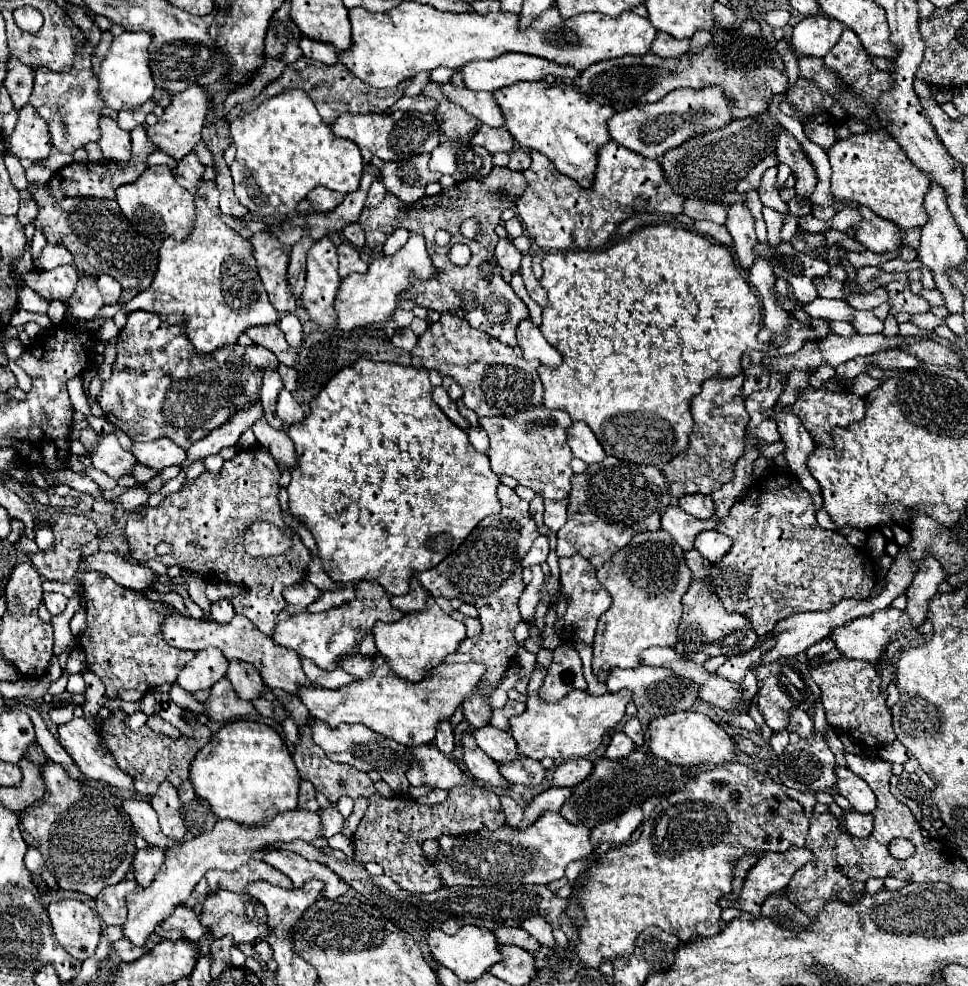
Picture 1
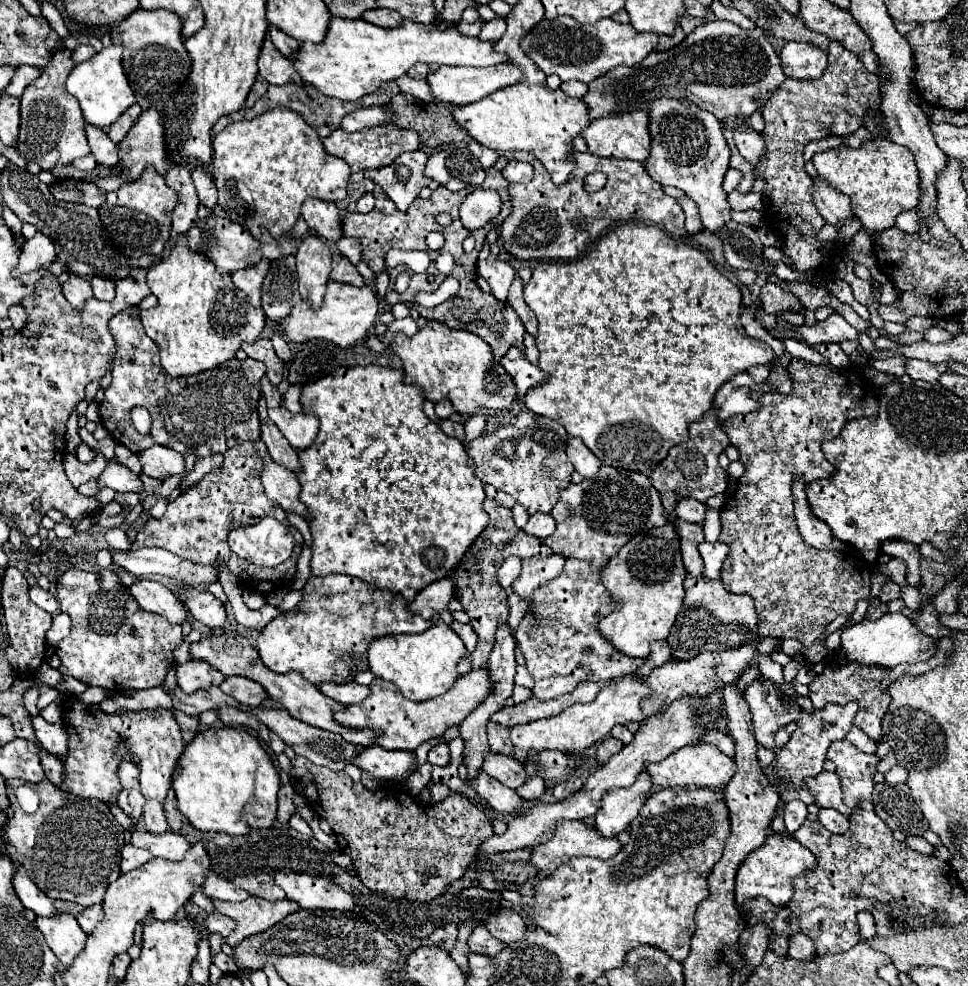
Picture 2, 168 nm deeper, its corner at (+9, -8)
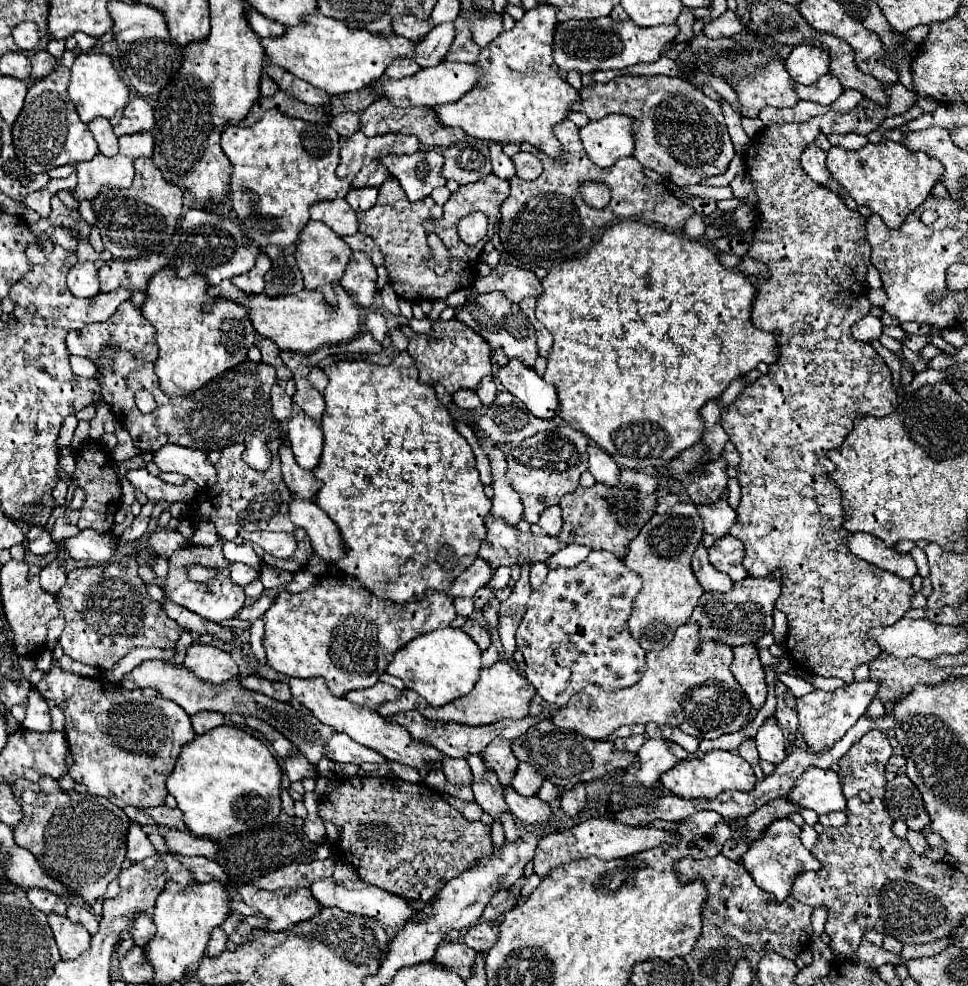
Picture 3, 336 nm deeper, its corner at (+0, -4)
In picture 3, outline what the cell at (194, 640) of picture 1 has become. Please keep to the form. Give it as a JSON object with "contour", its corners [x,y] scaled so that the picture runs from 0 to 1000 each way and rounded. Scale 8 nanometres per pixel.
{"contour":[[[264,673],[262,684],[267,684],[269,688],[295,692],[300,696],[302,708],[308,710],[312,716],[316,716],[322,722],[322,726],[326,726],[333,734],[339,734],[339,736],[347,738],[347,742],[360,744],[370,755],[376,755],[376,757],[382,757],[384,761],[390,761],[401,771],[407,771],[407,773],[413,773],[413,775],[419,775],[419,777],[426,777],[426,779],[436,779],[442,771],[444,773],[446,771],[457,771],[457,767],[459,767],[455,761],[442,757],[440,753],[426,751],[426,746],[419,742],[417,736],[397,730],[388,720],[384,720],[380,716],[370,716],[366,712],[360,712],[357,708],[341,704],[341,700],[337,698],[333,688],[295,688],[295,686],[287,684],[283,677],[279,677],[277,673],[273,673],[273,675]]]}

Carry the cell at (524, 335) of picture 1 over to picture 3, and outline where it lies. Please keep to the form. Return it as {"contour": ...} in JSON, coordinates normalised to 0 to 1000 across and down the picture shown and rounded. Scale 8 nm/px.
{"contour":[[[529,363],[523,371],[514,373],[512,381],[519,391],[535,406],[539,406],[552,422],[570,424],[574,420],[574,394],[556,381],[552,373],[545,373],[535,363]]]}

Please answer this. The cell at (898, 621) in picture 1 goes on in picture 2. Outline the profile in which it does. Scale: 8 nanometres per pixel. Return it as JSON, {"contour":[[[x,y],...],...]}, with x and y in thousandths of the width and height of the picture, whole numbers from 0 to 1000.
{"contour":[[[914,623],[904,631],[892,629],[869,643],[869,657],[877,671],[887,673],[908,673],[914,677],[925,677],[929,673],[947,673],[960,669],[968,661],[968,651],[954,643],[935,623]]]}

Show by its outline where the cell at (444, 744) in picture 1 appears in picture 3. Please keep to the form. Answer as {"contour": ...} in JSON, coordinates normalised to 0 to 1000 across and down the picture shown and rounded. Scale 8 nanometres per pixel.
{"contour":[[[457,769],[457,777],[459,777],[459,785],[467,795],[486,795],[488,793],[488,785],[486,785],[486,777],[481,773],[481,769]]]}

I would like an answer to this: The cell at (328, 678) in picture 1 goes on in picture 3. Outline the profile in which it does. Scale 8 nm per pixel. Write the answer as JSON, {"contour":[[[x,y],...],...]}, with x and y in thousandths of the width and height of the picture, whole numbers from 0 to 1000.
{"contour":[[[388,692],[384,698],[362,700],[360,704],[355,704],[355,708],[360,708],[362,712],[372,714],[372,716],[382,716],[382,718],[388,718],[390,714],[401,712],[401,710],[411,708],[411,706],[413,706],[413,700],[409,700],[407,696],[397,694],[397,692]]]}

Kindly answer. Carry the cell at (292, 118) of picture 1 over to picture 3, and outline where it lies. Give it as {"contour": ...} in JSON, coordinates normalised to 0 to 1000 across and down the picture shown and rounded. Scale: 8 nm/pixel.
{"contour":[[[277,112],[271,122],[264,126],[250,130],[250,128],[236,128],[229,134],[229,152],[236,158],[240,166],[240,178],[238,178],[238,201],[242,207],[244,221],[252,233],[252,237],[267,247],[269,252],[275,252],[277,247],[298,249],[308,243],[310,235],[318,227],[318,211],[324,205],[331,203],[345,203],[345,201],[357,201],[362,195],[362,181],[349,181],[347,168],[351,164],[349,156],[349,142],[345,130],[333,126],[324,128],[308,120],[300,120],[291,116],[289,112]]]}

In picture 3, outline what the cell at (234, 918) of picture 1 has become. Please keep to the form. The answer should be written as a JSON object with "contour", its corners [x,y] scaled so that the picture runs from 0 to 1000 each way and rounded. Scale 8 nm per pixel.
{"contour":[[[254,897],[246,901],[246,907],[250,915],[275,929],[277,937],[273,939],[273,943],[277,945],[289,945],[310,933],[320,933],[333,921],[329,919],[318,901],[277,905],[260,897]]]}

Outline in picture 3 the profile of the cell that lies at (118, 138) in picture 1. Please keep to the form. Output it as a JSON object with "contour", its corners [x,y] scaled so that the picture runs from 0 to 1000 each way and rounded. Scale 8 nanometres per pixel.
{"contour":[[[99,120],[91,126],[93,134],[97,136],[97,142],[101,144],[101,152],[107,158],[120,158],[122,156],[122,140],[116,132],[116,126],[110,120]]]}

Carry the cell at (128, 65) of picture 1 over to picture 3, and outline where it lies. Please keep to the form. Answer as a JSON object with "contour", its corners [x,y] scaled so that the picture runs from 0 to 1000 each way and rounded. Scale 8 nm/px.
{"contour":[[[85,53],[76,67],[74,67],[74,77],[72,77],[72,87],[70,87],[70,95],[83,116],[85,124],[95,124],[97,120],[105,118],[105,120],[116,120],[122,112],[130,110],[130,105],[134,103],[134,89],[126,83],[126,79],[122,77],[116,59],[112,55],[105,53]]]}

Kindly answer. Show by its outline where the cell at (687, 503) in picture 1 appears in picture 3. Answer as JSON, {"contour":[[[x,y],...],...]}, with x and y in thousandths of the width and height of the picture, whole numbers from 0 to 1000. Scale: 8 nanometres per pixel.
{"contour":[[[744,505],[744,509],[723,511],[721,521],[725,523],[727,540],[738,542],[740,546],[746,546],[748,542],[752,542],[754,533],[760,527],[760,519],[754,515],[754,511],[748,505]]]}

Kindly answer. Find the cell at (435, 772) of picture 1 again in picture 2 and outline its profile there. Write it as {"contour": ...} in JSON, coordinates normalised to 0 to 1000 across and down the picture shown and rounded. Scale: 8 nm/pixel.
{"contour":[[[381,757],[381,759],[371,759],[369,765],[365,767],[363,775],[367,775],[373,781],[379,781],[381,785],[389,789],[416,789],[423,785],[423,777],[429,775],[427,763],[418,761],[398,761],[394,757]]]}

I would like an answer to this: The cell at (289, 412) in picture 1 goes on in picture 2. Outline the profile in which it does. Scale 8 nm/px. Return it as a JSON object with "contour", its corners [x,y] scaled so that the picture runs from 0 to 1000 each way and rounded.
{"contour":[[[280,414],[278,424],[305,456],[315,456],[323,450],[330,434],[330,424],[323,418],[299,418],[296,414]]]}

